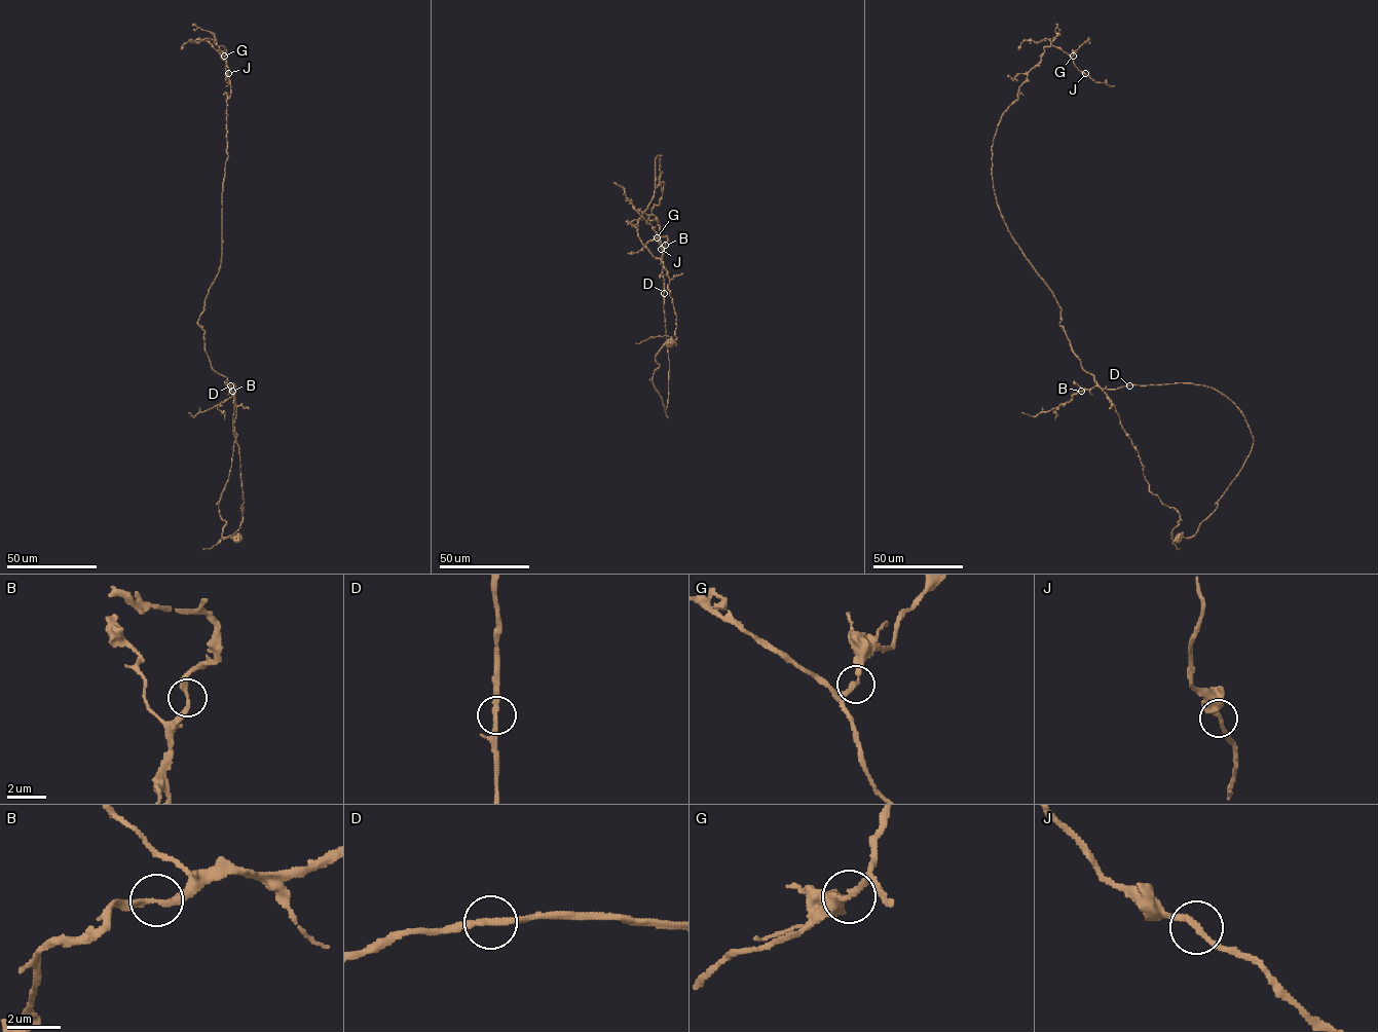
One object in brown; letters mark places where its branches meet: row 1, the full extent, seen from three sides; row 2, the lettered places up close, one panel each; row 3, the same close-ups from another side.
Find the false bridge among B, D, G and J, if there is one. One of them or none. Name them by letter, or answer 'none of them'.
none of them

